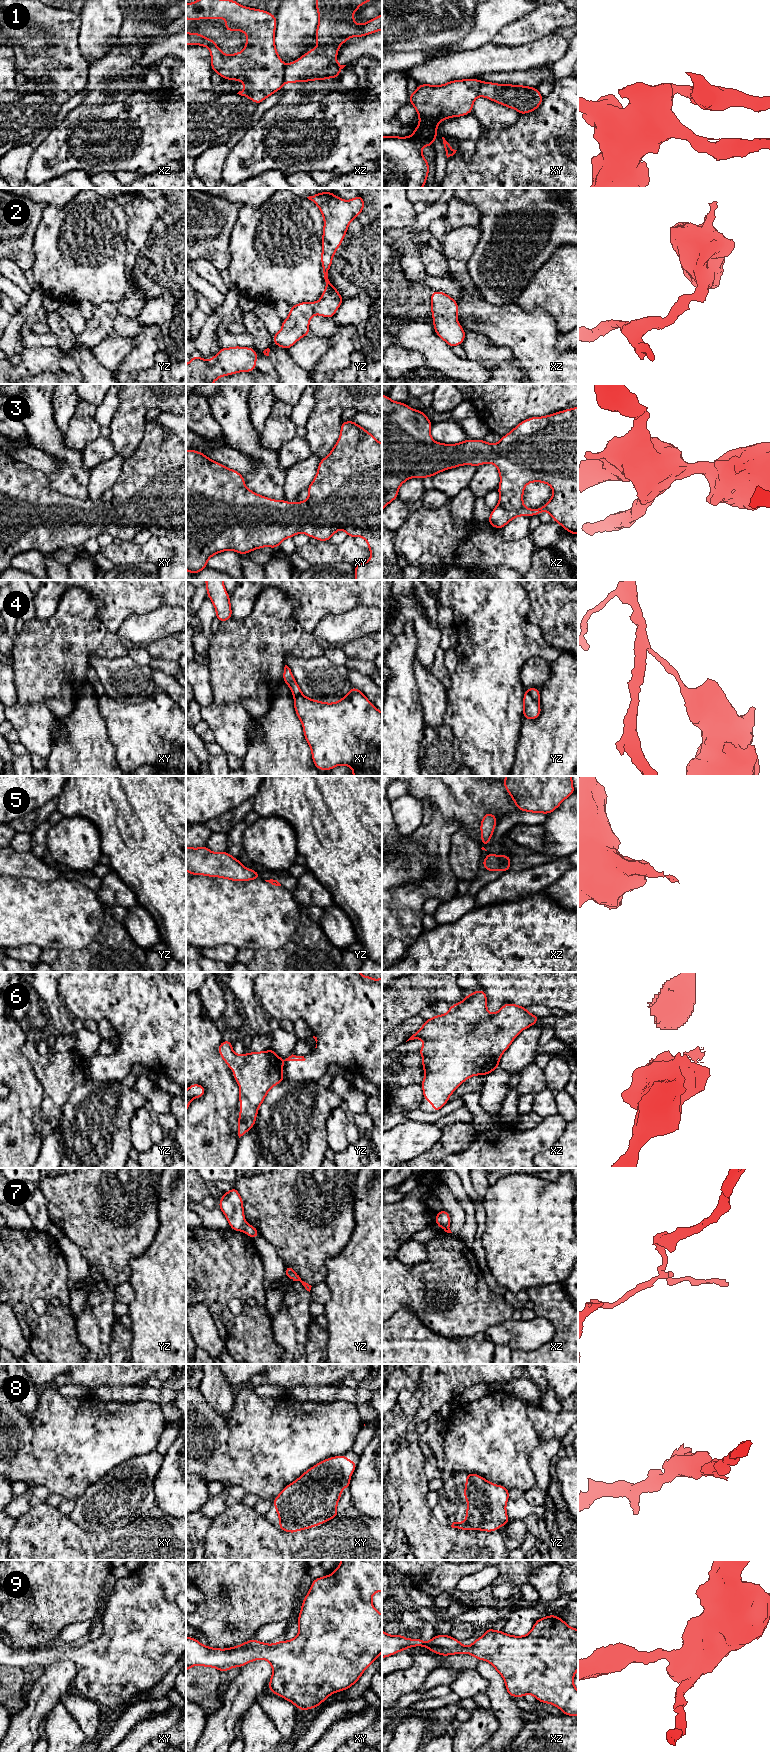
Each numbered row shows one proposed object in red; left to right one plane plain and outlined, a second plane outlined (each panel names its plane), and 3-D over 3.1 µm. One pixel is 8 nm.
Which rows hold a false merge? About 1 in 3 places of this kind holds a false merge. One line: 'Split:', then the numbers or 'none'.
Split: 1, 4, 5, 6, 7

